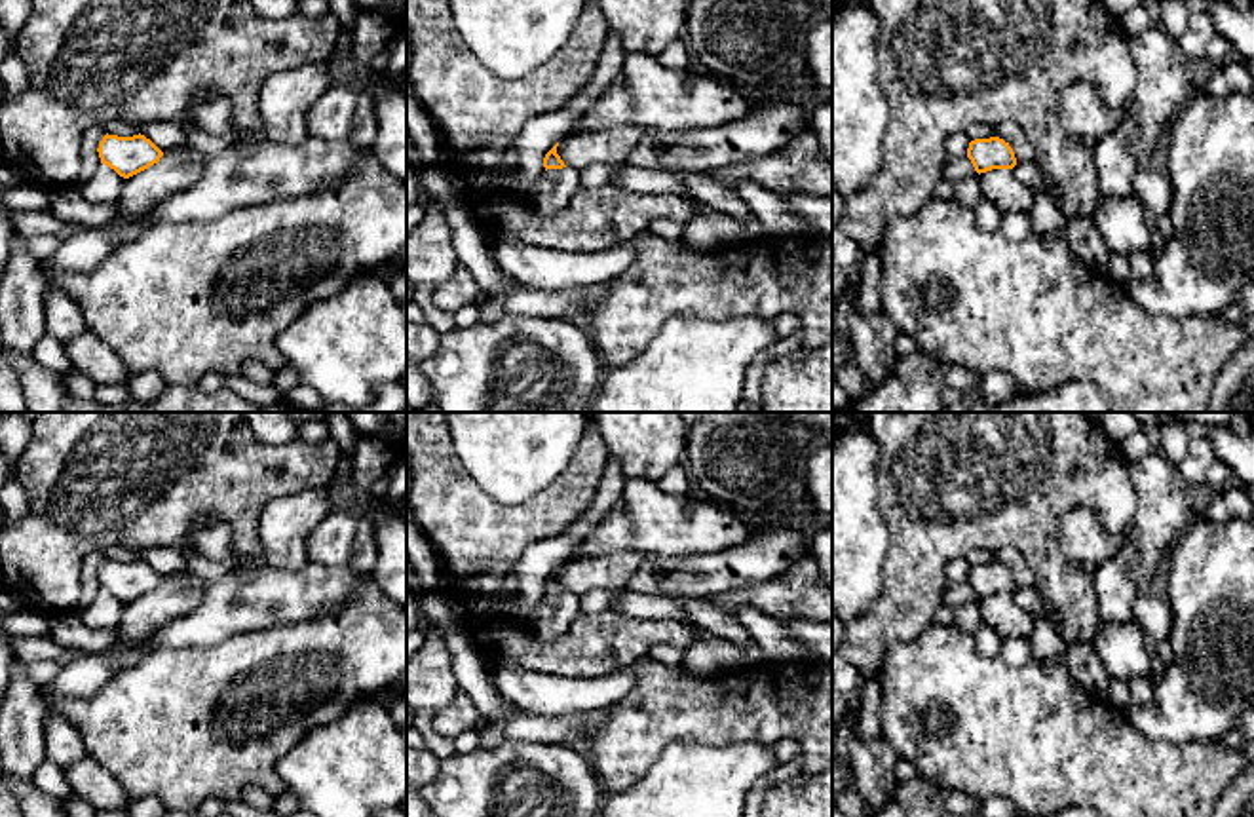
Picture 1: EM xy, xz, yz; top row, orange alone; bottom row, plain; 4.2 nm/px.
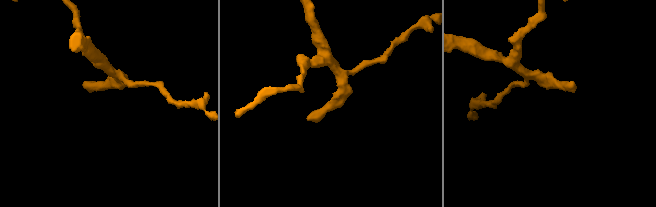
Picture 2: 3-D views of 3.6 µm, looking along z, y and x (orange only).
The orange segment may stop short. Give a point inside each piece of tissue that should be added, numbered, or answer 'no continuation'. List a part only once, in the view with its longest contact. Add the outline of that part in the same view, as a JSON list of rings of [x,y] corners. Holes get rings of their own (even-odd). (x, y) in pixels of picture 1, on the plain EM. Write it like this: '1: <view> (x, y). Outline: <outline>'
1: xz (553, 616). Outline: [[[547,595],[528,618],[528,631],[542,642],[557,642],[580,616],[580,598],[574,595]]]

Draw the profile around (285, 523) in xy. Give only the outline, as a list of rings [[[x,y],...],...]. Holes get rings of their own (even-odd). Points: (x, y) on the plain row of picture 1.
[[[329,488],[302,490],[266,504],[258,526],[262,562],[300,570],[306,564],[308,536],[332,509]]]

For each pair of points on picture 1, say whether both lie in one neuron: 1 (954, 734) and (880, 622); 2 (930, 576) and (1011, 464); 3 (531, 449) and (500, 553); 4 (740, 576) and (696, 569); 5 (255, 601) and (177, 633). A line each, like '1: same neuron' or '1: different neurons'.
1: different neurons
2: same neuron
3: different neurons
4: same neuron
5: same neuron

